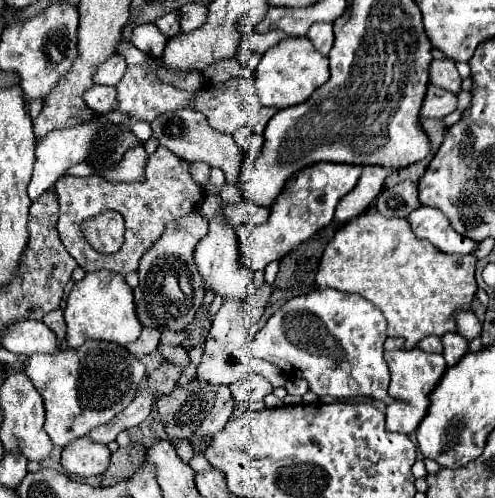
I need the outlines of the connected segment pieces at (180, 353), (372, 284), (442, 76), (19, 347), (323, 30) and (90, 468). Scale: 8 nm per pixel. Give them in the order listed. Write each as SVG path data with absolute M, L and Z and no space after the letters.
M160 343L158 349L161 351L161 353L163 353L163 356L167 360L183 367L183 369L191 365L188 352L182 347L174 347Z
M365 211L363 215L345 223L335 237L327 243L319 271L317 285L321 289L339 289L347 293L357 293L377 305L385 315L389 327L387 337L405 339L407 349L415 349L423 337L445 333L455 333L455 313L471 307L471 301L477 291L475 283L475 257L473 255L447 255L439 249L431 247L431 243L423 243L415 239L407 219L387 219L377 211Z
M443 59L443 61L433 61L431 63L431 85L447 89L451 93L459 93L461 91L461 75L455 67L455 61L451 59Z
M23 321L15 323L1 343L7 351L19 355L33 353L57 353L61 349L55 333L43 321Z
M315 23L307 31L307 37L315 45L315 49L321 51L321 55L327 55L333 47L333 25L331 23Z
M87 435L73 439L67 447L63 447L61 465L69 475L75 477L95 477L101 475L109 467L109 449L105 443L97 443L87 439Z

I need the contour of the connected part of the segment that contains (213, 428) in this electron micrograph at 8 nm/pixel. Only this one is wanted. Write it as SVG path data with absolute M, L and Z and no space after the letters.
M219 385L215 388L215 405L213 405L211 413L207 415L207 419L205 419L205 421L195 429L195 433L187 439L189 443L193 443L193 441L197 441L197 439L211 439L215 433L219 433L219 431L225 427L229 415L231 415L233 409L235 409L235 403L233 403L233 399L231 399L229 387L227 387L227 385Z

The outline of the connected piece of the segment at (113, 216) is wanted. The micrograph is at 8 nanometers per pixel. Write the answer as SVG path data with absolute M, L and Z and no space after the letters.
M103 211L81 223L83 237L103 253L119 251L123 245L123 217L117 211Z

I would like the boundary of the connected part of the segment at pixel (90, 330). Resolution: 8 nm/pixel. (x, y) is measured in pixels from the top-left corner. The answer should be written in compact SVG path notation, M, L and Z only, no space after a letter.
M107 269L87 273L69 293L67 305L63 309L65 323L67 323L67 337L65 345L71 349L81 347L87 339L97 341L115 341L119 345L127 345L135 341L141 333L139 319L135 319L135 305L133 305L133 291L119 275L113 275Z

